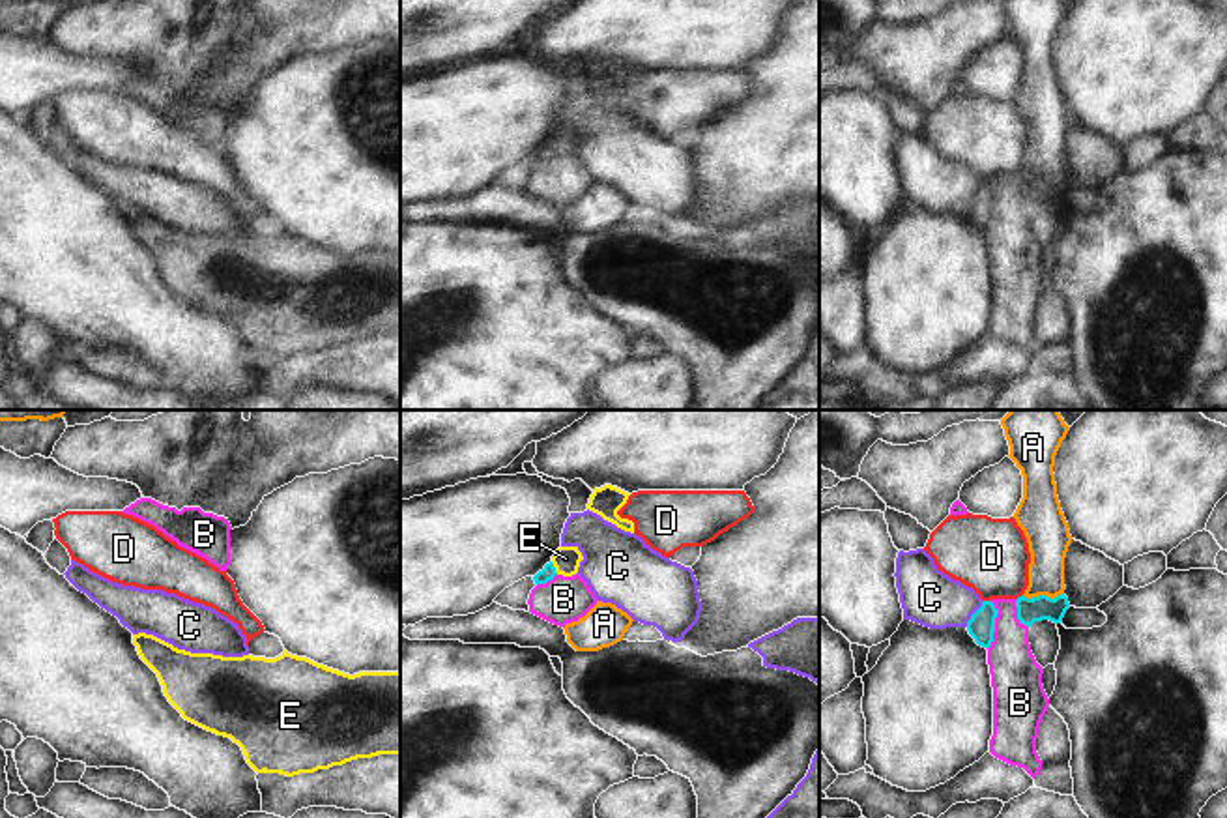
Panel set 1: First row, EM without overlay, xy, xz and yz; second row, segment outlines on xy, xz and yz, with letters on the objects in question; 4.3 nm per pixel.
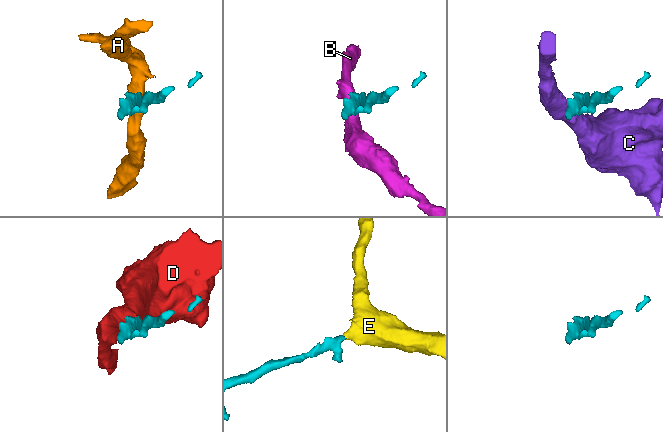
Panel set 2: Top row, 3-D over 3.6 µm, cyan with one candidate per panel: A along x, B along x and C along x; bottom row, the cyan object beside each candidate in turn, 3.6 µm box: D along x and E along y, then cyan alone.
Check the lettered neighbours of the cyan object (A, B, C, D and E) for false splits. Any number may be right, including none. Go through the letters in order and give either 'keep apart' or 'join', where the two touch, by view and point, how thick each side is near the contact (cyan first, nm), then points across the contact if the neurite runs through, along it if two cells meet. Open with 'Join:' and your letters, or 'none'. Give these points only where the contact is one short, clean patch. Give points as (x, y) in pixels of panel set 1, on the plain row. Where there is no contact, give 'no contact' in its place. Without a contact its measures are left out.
Join: E
A: keep apart; meets cyan in yz at (1042, 176); 110 nm thick on the cyan side, 180 nm on the other; border along yz (1063, 173), (1053, 178), (1024, 176)
B: keep apart; meets cyan in yz at (994, 206); 120 nm thick on the cyan side, 220 nm on the other; border along yz (992, 182), (997, 197), (994, 221), (986, 229)
C: keep apart; meets cyan in yz at (973, 195); 120 nm thick on the cyan side, 240 nm on the other; border along yz (982, 182), (966, 206)
D: keep apart; meets cyan in yz at (986, 182); 120 nm thick on the cyan side, 320 nm on the other
E: join; meets cyan in xz at (554, 148); 60 nm thick on the cyan side, 120 nm on the other; runs through xz (548, 152), (554, 148), (565, 141)

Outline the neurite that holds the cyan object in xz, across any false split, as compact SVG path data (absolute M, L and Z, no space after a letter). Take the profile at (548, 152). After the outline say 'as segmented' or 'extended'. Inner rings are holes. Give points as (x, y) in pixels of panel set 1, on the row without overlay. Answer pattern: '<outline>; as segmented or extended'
M559 127L552 142L544 146L542 152L539 152L533 161L535 165L546 165L556 155L572 157L578 153L580 142L584 140L578 127Z; extended

